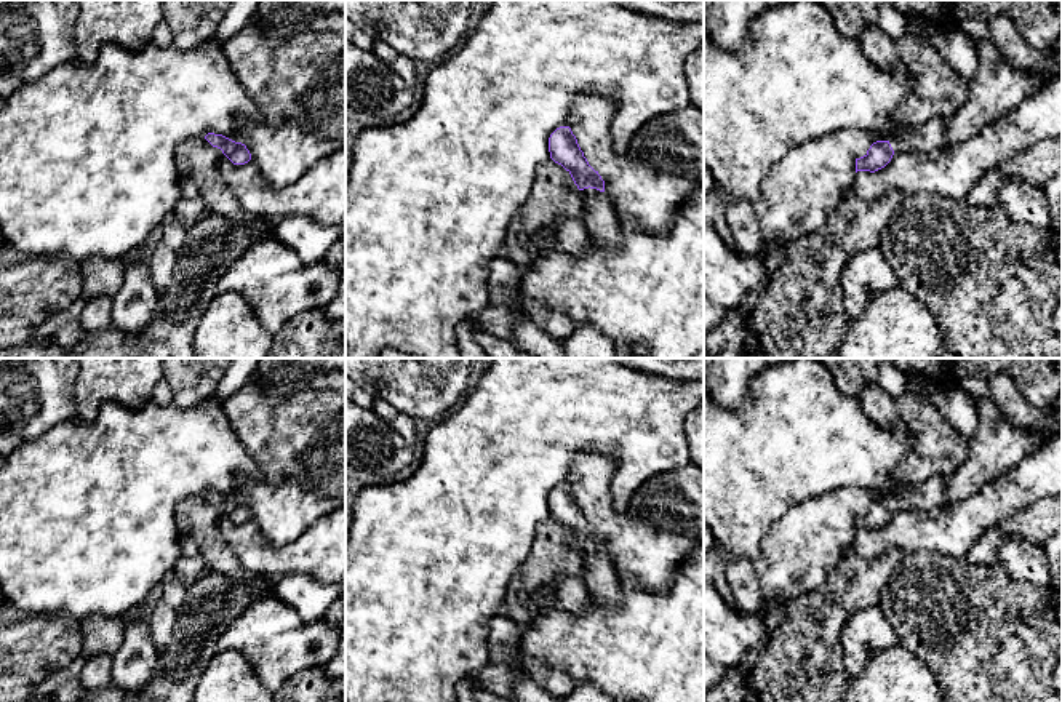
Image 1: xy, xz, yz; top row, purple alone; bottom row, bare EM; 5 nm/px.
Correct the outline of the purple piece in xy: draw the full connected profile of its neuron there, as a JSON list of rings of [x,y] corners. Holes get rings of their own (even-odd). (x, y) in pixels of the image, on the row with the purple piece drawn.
[[[208,133],[205,139],[213,146],[222,150],[222,154],[234,165],[245,165],[251,160],[251,154],[245,144],[235,142],[222,134]]]

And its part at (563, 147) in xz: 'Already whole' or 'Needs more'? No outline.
Needs more

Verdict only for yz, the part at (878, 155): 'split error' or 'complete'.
split error

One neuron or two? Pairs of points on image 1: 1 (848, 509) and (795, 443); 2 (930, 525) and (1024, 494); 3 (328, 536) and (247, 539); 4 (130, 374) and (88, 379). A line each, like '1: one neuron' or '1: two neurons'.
1: two neurons
2: one neuron
3: one neuron
4: one neuron

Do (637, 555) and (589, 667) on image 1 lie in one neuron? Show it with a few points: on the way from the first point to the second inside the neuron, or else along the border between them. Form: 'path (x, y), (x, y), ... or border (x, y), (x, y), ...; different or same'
border (619, 574), (630, 576), (642, 587), (662, 592); different

